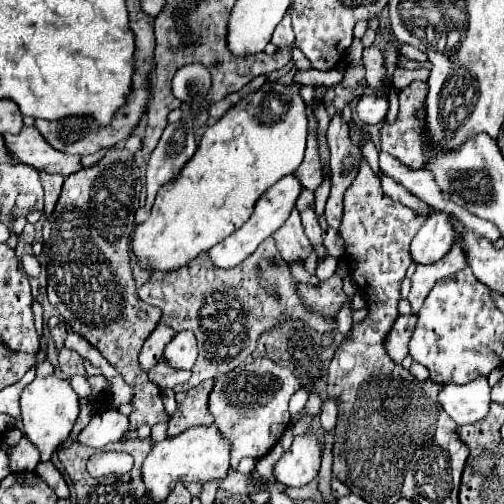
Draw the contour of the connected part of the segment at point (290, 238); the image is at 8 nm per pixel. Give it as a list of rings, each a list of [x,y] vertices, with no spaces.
[[[296,208],[294,212],[290,212],[286,224],[282,224],[282,228],[278,228],[278,232],[272,238],[276,240],[276,248],[280,256],[288,262],[298,258],[304,260],[312,252],[312,244],[304,234],[304,228],[300,224],[300,214]]]

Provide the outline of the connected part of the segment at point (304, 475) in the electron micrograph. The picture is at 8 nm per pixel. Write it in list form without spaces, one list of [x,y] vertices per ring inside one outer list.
[[[308,430],[294,438],[288,452],[274,466],[274,478],[288,488],[300,488],[312,482],[320,470],[320,446],[316,430]]]

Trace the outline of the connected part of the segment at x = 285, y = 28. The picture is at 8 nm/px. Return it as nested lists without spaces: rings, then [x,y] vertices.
[[[292,5],[289,6],[283,20],[273,32],[271,42],[278,49],[288,47],[295,41],[295,35],[291,26],[291,11]]]

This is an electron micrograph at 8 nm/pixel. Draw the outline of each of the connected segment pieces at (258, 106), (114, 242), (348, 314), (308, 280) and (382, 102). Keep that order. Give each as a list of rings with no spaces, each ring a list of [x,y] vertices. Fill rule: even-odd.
[[[298,84],[288,88],[280,86],[280,96],[286,102],[280,114],[274,114],[270,108],[274,92],[262,88],[230,108],[216,126],[208,126],[196,154],[170,184],[160,188],[150,218],[138,224],[132,234],[132,252],[140,268],[174,272],[186,266],[198,254],[210,250],[240,228],[250,218],[256,200],[266,188],[300,166],[308,120],[306,104],[298,90]],[[288,96],[294,100],[288,100]]]
[[[116,146],[106,152],[106,156],[90,166],[74,172],[66,178],[62,186],[62,194],[56,202],[54,212],[44,220],[44,256],[48,268],[48,300],[58,310],[58,314],[66,320],[66,324],[80,336],[84,336],[98,352],[122,374],[126,384],[134,388],[132,414],[130,414],[130,430],[136,430],[144,424],[154,426],[162,420],[170,420],[164,410],[160,388],[148,380],[148,374],[140,370],[138,352],[144,340],[152,334],[152,330],[160,322],[158,308],[144,304],[136,294],[136,284],[132,278],[130,266],[130,234],[134,230],[134,212],[140,202],[142,180],[140,170],[134,164],[134,156],[124,148]],[[98,182],[104,182],[104,188],[98,188]]]
[[[344,306],[340,312],[338,312],[338,316],[336,316],[336,326],[338,326],[338,332],[342,334],[342,336],[350,336],[350,332],[352,332],[352,310],[350,310],[350,306]]]
[[[288,264],[288,268],[290,268],[290,274],[294,276],[294,280],[296,282],[304,282],[304,284],[318,284],[318,278],[312,278],[308,272],[306,272],[306,268],[304,268],[304,264]]]
[[[380,94],[362,96],[358,100],[358,106],[356,106],[358,120],[364,122],[364,124],[380,124],[386,118],[388,106],[390,106],[388,100],[384,96],[380,96]]]

